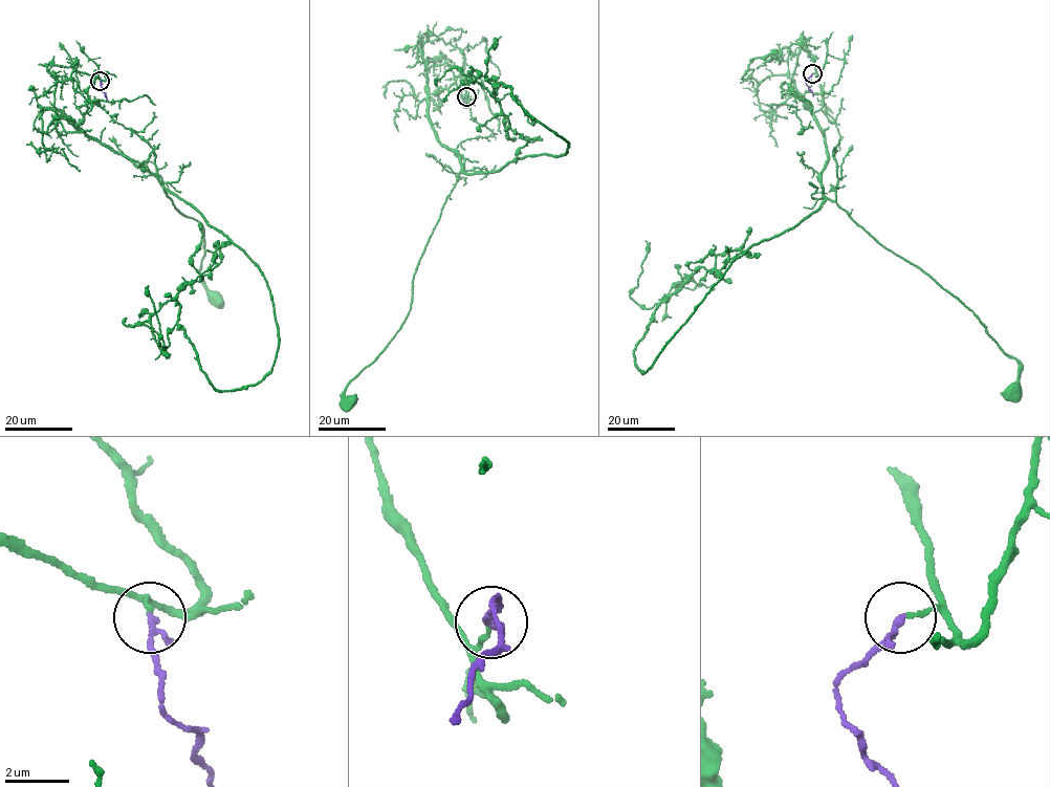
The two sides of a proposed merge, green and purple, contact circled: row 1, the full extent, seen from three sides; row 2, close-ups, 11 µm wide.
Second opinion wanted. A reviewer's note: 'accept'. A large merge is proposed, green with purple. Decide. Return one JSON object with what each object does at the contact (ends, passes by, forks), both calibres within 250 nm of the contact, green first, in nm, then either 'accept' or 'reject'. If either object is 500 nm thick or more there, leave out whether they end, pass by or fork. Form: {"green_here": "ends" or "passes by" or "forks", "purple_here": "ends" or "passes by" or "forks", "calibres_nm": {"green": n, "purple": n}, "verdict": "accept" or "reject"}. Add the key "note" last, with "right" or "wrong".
{"green_here": "ends", "purple_here": "ends", "calibres_nm": {"green": 130, "purple": 220}, "verdict": "accept", "note": "right"}

